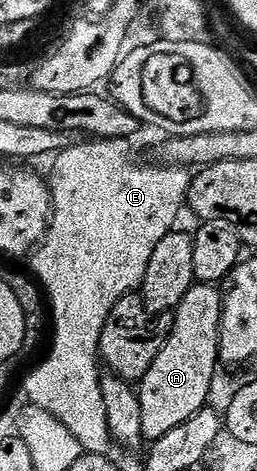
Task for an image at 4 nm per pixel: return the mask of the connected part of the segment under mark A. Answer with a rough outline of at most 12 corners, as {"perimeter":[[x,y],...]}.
{"perimeter":[[195,284],[137,390],[146,443],[210,401],[222,291]]}

